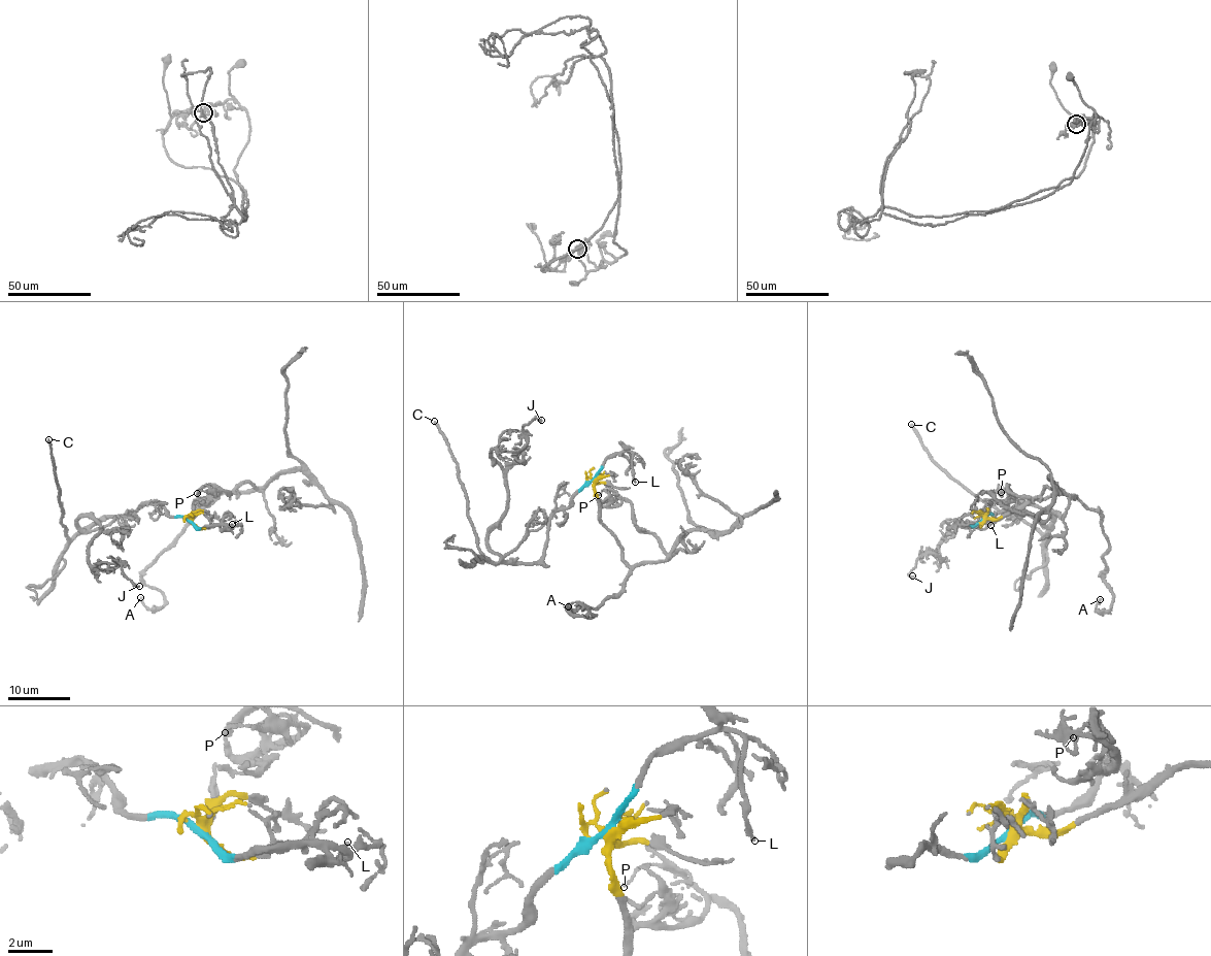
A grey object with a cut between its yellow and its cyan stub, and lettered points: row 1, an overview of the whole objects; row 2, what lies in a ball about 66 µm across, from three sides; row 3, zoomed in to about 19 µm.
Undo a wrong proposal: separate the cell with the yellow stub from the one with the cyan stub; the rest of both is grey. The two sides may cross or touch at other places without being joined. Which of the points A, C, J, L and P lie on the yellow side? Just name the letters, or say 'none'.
A, P

